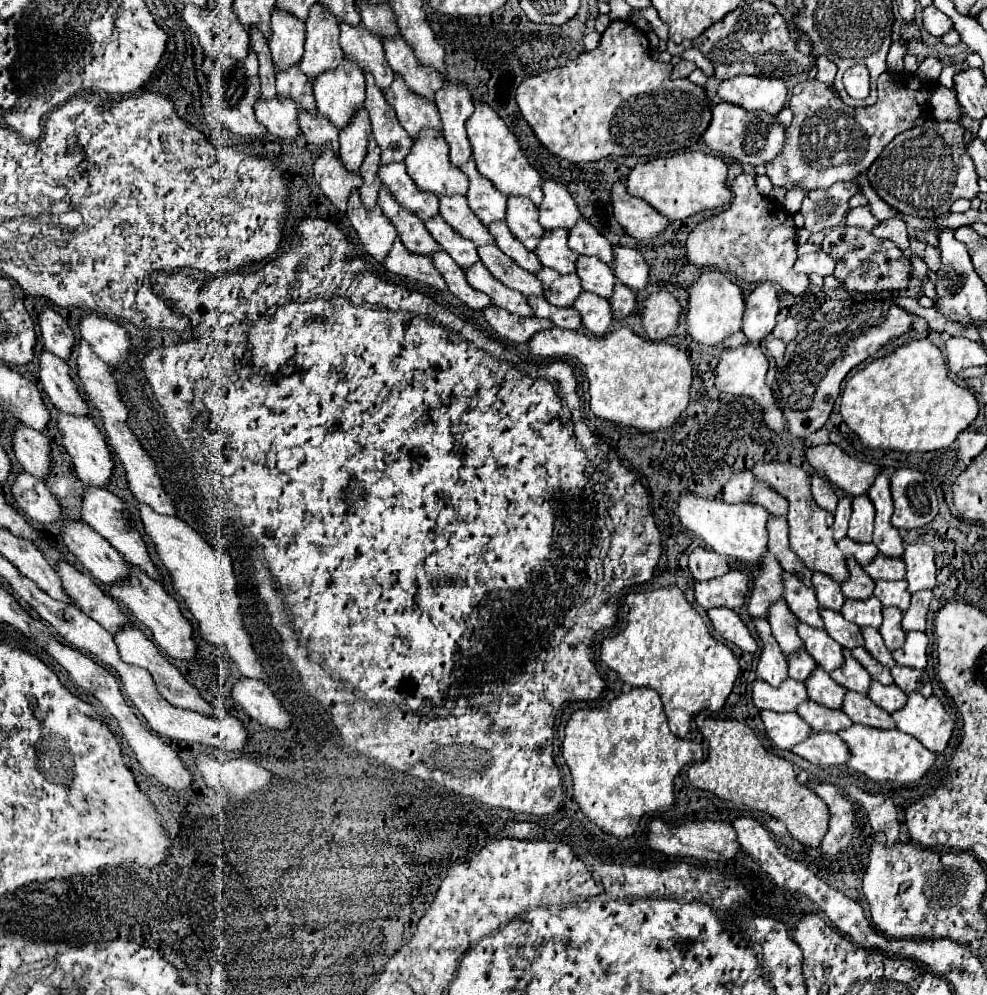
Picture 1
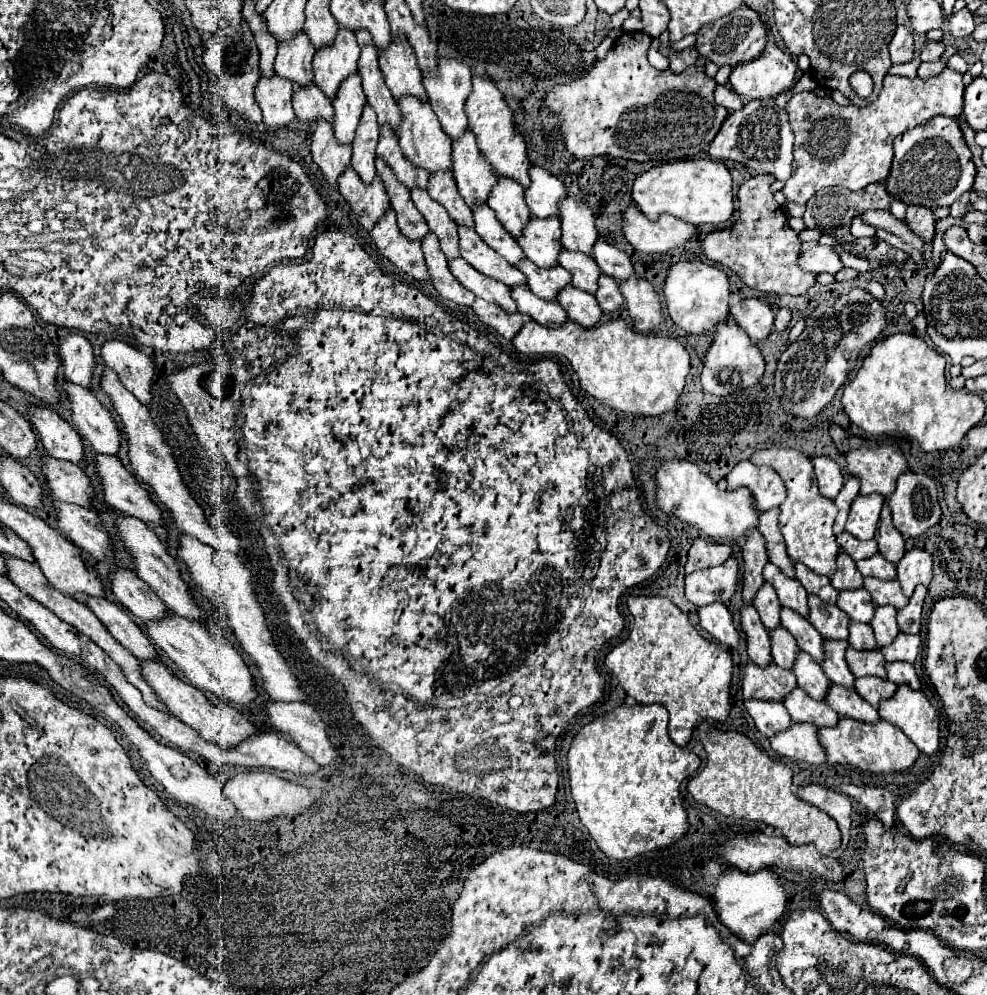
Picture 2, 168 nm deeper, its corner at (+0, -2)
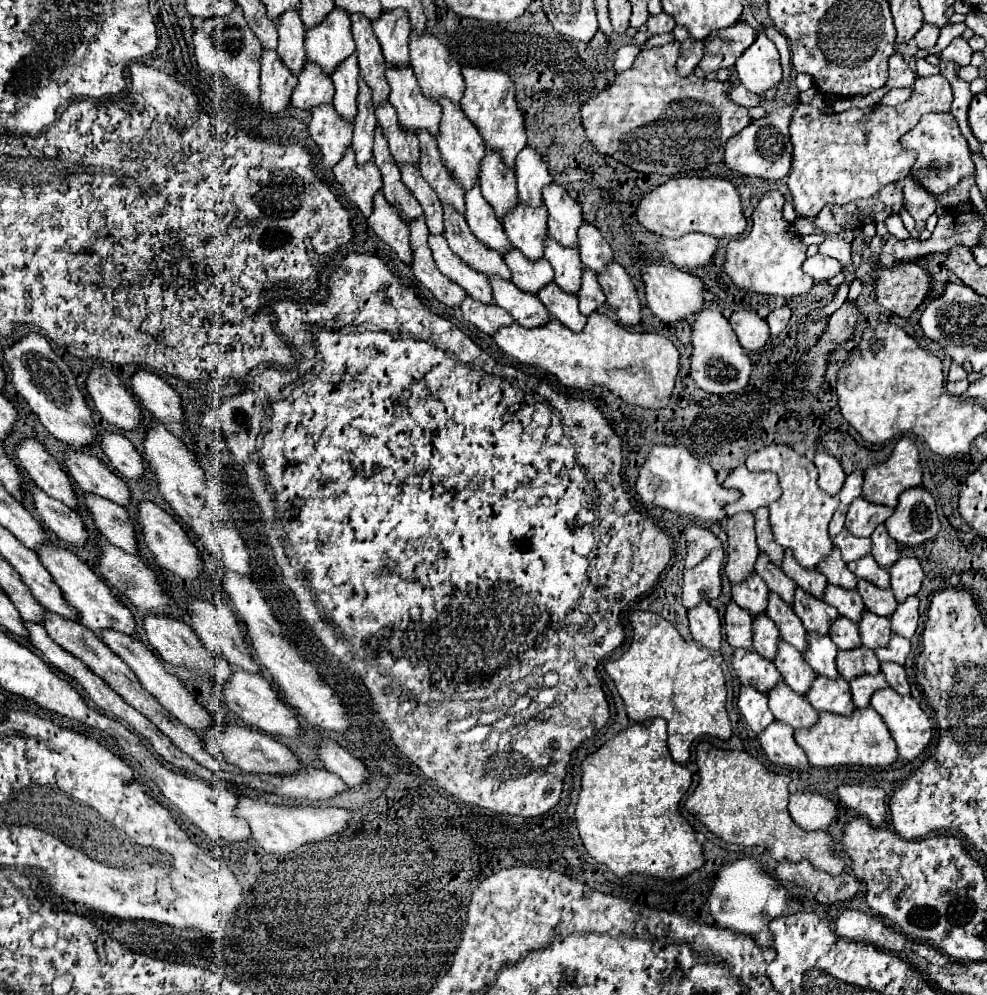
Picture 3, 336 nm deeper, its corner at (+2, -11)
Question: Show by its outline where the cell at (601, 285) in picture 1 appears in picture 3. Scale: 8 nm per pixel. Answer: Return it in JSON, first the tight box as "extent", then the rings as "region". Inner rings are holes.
{"extent":[544,238,580,294],"region":[[[554,238],[544,240],[544,258],[554,268],[554,282],[568,294],[576,294],[580,290],[580,254],[576,248],[562,246]]]}

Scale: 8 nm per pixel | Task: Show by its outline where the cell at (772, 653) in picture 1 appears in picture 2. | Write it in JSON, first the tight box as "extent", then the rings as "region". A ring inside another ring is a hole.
{"extent":[742,607,772,667],"region":[[[754,607],[742,609],[742,629],[746,631],[748,641],[748,657],[758,667],[768,667],[772,663],[772,645],[770,635],[766,627],[762,627],[762,621],[758,619],[758,611]]]}

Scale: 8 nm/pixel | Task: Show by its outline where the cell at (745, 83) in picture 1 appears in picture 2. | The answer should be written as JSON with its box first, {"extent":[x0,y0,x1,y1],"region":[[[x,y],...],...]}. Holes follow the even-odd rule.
{"extent":[728,33,796,101],"region":[[[770,33],[766,55],[762,55],[762,59],[754,59],[754,63],[734,67],[728,85],[744,101],[770,99],[790,91],[794,87],[794,75],[796,75],[794,61],[790,59],[788,53],[784,53],[776,45]]]}

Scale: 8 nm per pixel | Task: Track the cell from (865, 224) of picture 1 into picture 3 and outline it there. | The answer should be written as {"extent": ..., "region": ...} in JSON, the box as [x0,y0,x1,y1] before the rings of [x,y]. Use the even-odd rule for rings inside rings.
{"extent":[886,214,910,240],"region":[[[900,214],[888,216],[886,226],[888,226],[888,232],[890,232],[892,236],[896,236],[898,240],[906,240],[906,238],[910,236],[910,232],[904,228],[904,224],[902,224],[902,220],[900,220]]]}

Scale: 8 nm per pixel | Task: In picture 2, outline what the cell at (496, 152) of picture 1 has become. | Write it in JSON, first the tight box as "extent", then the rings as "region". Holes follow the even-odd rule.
{"extent":[466,77,530,189],"region":[[[472,77],[472,83],[474,83],[474,91],[472,91],[470,99],[466,101],[466,115],[468,115],[468,127],[476,135],[478,149],[488,159],[488,163],[492,165],[492,171],[498,177],[514,179],[524,189],[528,189],[530,187],[530,175],[528,175],[530,161],[526,155],[524,137],[518,133],[518,129],[514,125],[514,117],[512,117],[510,107],[506,105],[502,93],[494,87],[494,83],[490,83],[490,79]]]}

